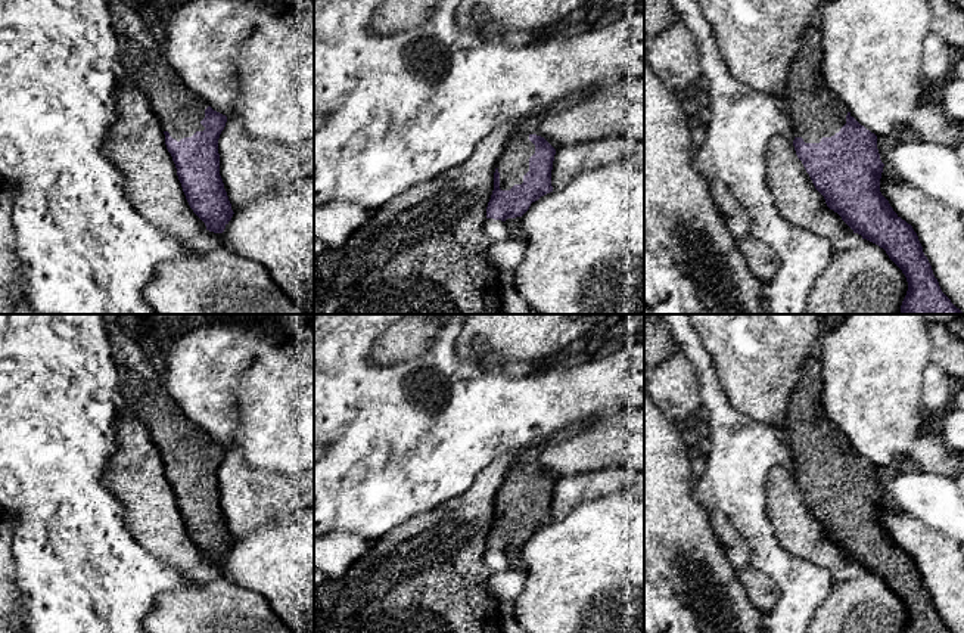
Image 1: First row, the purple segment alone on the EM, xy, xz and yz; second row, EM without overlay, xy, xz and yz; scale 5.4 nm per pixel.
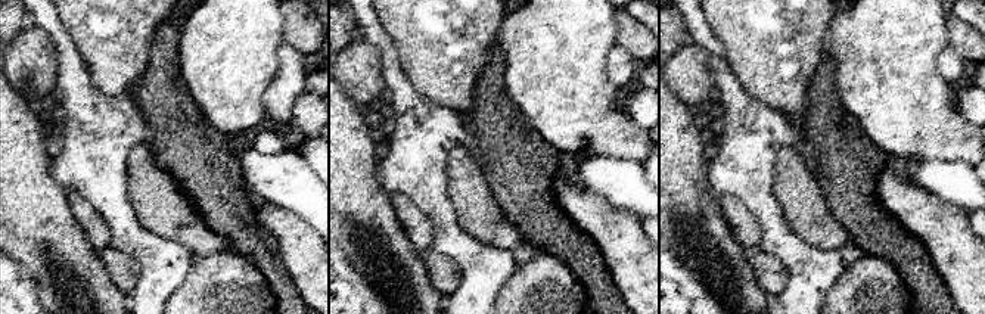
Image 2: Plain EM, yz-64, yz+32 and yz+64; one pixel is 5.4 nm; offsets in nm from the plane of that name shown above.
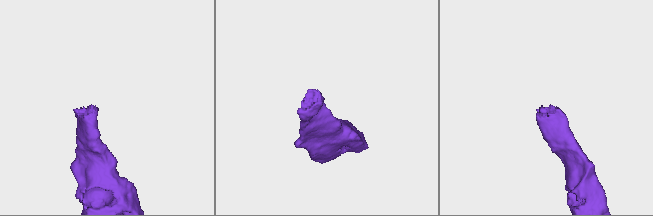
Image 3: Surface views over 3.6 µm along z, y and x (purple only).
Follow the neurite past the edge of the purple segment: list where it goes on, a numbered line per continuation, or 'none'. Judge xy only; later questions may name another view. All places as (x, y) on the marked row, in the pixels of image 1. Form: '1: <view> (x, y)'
1: xy (179, 109)

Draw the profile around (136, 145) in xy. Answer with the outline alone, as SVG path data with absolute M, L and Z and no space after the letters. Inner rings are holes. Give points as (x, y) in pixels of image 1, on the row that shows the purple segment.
M125 71L115 91L116 121L103 152L125 177L125 195L158 230L192 241L206 230L193 212L159 120L134 77Z

